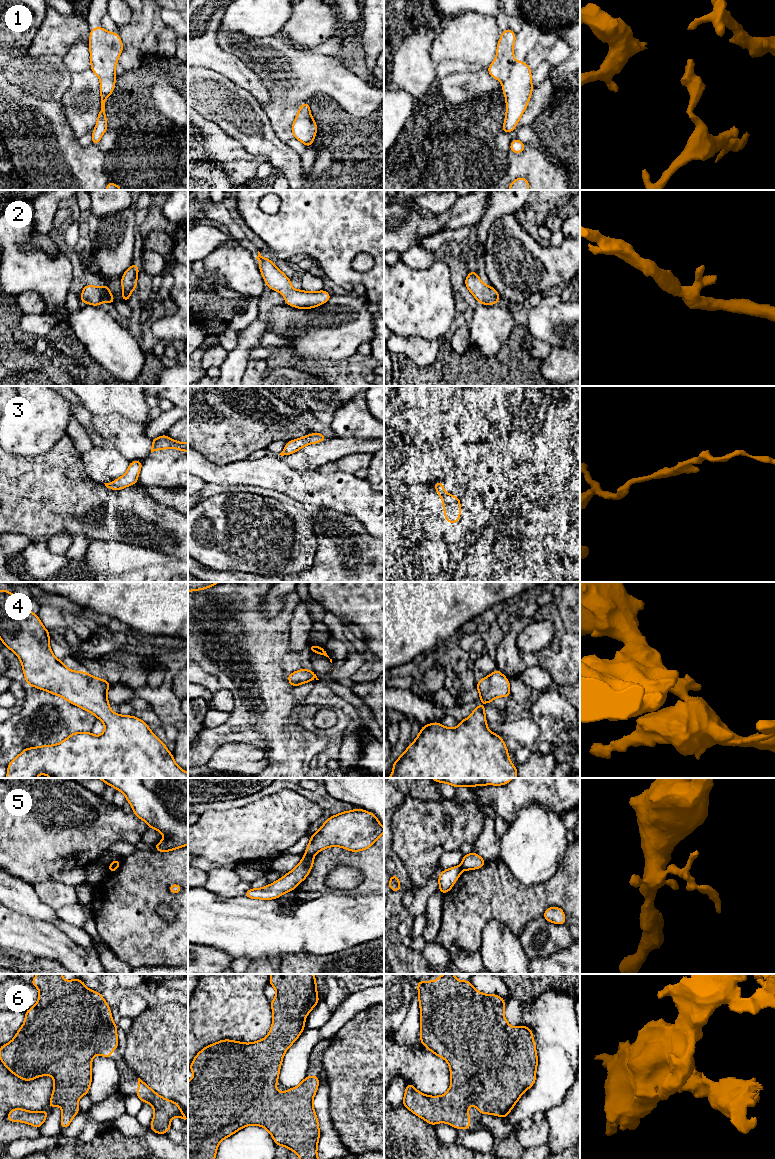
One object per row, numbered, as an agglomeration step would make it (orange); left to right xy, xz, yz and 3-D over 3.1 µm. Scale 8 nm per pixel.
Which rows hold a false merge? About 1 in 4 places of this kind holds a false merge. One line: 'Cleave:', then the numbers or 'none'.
Cleave: 5

